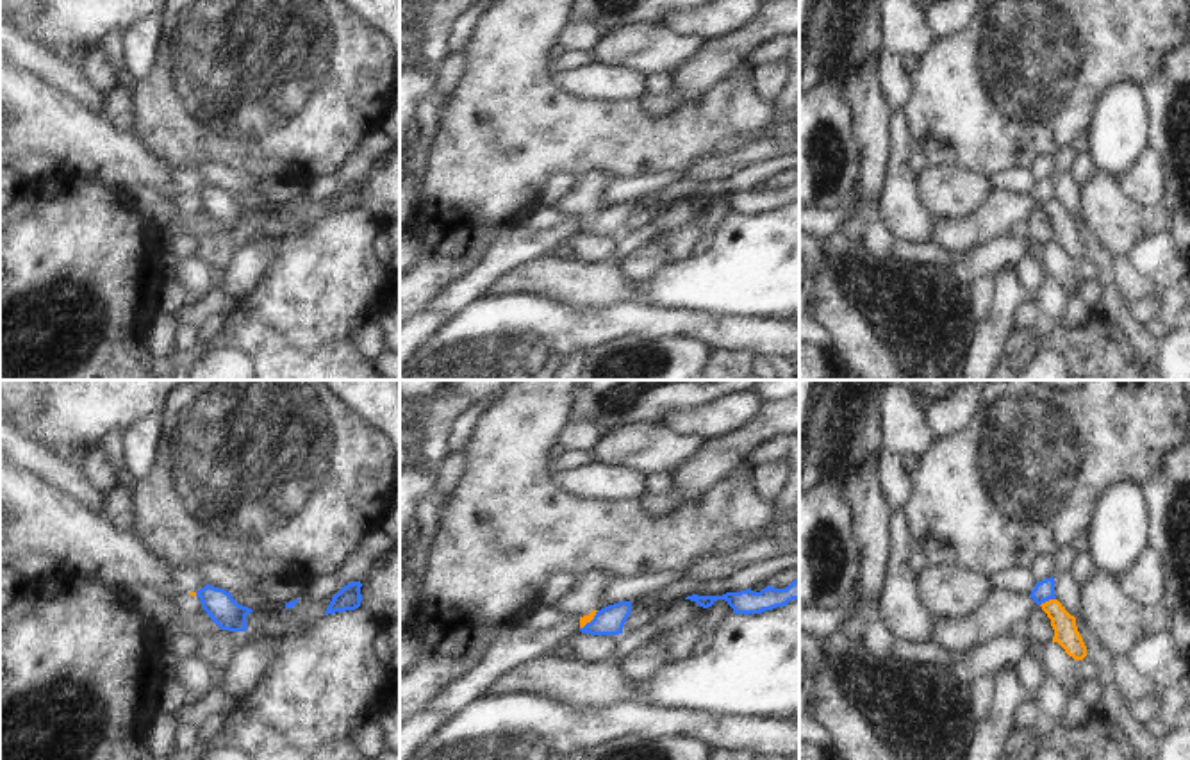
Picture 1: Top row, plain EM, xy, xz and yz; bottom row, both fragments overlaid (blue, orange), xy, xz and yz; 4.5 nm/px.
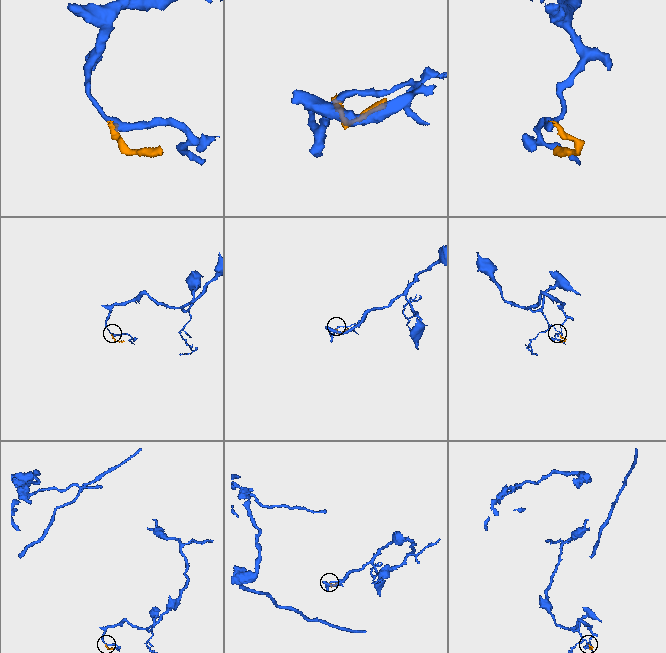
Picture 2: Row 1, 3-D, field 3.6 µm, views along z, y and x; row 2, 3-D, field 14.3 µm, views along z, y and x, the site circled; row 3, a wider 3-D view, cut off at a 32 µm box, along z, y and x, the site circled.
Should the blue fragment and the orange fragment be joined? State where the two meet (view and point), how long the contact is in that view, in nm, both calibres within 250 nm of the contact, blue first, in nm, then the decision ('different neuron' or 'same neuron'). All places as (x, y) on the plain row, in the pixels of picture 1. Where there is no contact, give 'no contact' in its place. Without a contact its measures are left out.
meets blue in yz at (1048, 200); contact 80 nm long; 90 nm thick on the blue side, 110 nm on the other; different neuron

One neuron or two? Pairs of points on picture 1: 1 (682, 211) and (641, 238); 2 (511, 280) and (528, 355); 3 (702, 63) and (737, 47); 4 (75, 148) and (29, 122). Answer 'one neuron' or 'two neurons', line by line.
1: one neuron
2: two neurons
3: one neuron
4: one neuron

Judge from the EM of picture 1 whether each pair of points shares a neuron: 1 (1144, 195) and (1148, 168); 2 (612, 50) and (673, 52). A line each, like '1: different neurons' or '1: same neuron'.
1: same neuron
2: same neuron

